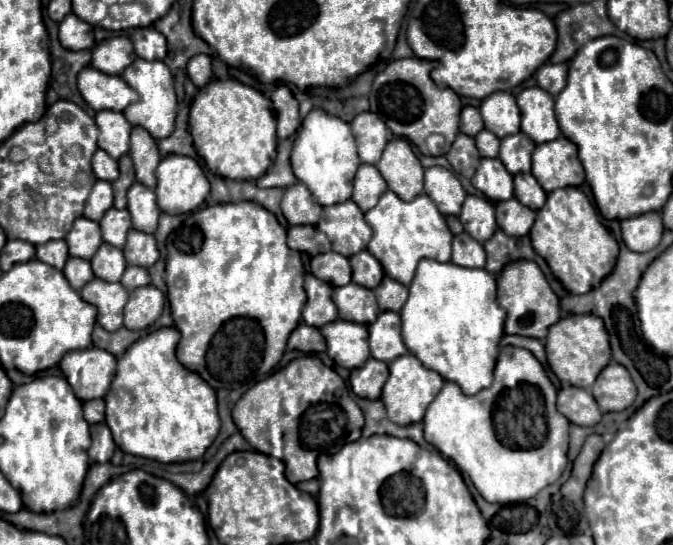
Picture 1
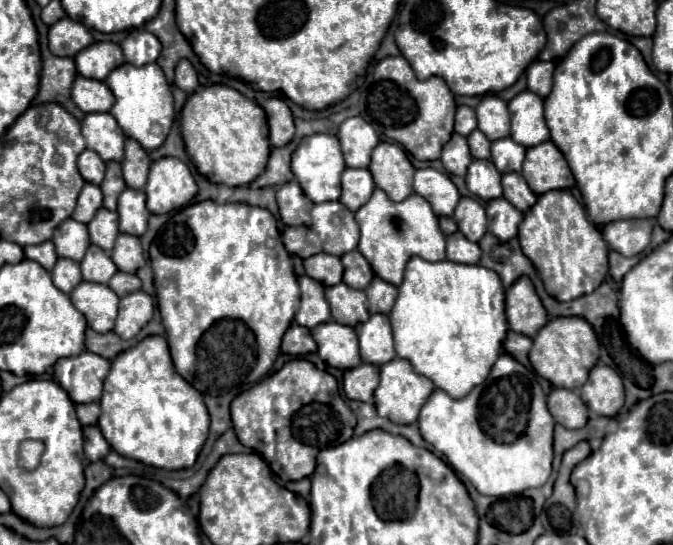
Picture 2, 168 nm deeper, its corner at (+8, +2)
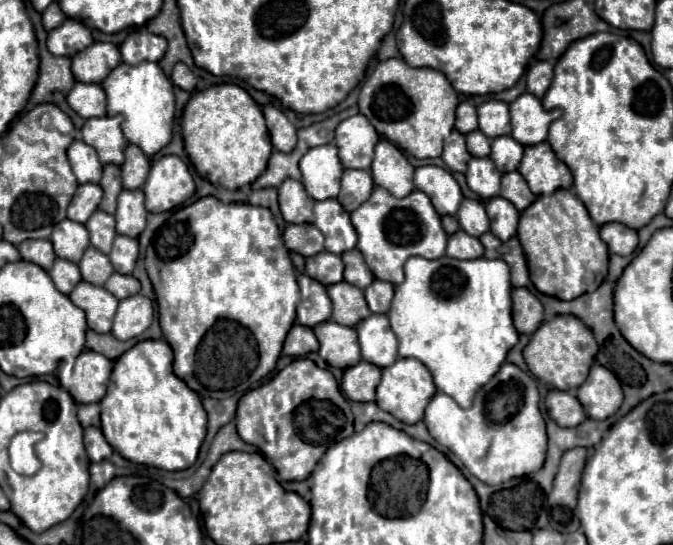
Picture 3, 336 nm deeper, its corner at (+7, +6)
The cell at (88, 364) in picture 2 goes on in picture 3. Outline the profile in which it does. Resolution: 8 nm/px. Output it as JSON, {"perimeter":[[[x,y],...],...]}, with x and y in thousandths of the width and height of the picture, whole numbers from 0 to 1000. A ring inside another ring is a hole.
{"perimeter":[[[126,642],[114,653],[104,675],[100,666],[91,666],[85,690],[91,708],[111,730],[114,741],[138,741],[156,727],[165,675],[168,664],[162,657]]]}

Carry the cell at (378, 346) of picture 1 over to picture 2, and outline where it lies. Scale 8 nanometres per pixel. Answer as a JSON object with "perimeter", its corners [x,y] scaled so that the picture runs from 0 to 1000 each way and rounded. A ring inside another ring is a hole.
{"perimeter":[[[553,576],[544,591],[529,598],[535,624],[535,653],[541,664],[568,672],[588,653],[579,587],[574,576]]]}

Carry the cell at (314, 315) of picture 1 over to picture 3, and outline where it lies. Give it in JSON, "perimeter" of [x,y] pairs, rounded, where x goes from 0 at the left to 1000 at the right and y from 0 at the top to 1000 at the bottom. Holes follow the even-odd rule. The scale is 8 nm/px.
{"perimeter":[[[456,503],[441,506],[447,528],[447,554],[441,561],[441,587],[450,598],[471,598],[474,591],[486,591],[492,583],[492,550],[480,521],[456,510]]]}

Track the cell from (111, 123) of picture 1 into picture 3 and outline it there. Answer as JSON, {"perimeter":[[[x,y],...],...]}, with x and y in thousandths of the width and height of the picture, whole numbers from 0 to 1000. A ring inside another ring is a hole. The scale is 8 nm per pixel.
{"perimeter":[[[132,217],[120,235],[120,253],[144,275],[150,301],[183,301],[183,275],[189,268],[189,257],[180,242],[180,217]]]}

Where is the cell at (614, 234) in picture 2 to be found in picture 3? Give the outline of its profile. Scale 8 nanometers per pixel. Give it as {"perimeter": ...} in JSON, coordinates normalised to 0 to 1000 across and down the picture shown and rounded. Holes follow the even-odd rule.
{"perimeter":[[[917,407],[893,415],[893,440],[905,451],[908,466],[920,470],[938,470],[947,455],[947,426]]]}

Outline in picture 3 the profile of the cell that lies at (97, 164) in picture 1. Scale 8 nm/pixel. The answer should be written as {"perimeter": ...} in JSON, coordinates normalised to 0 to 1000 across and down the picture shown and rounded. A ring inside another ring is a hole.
{"perimeter":[[[111,253],[105,261],[105,268],[100,272],[100,290],[105,297],[108,319],[114,323],[117,338],[147,338],[150,330],[150,316],[153,316],[153,301],[147,297],[141,272],[129,268],[120,253]]]}

